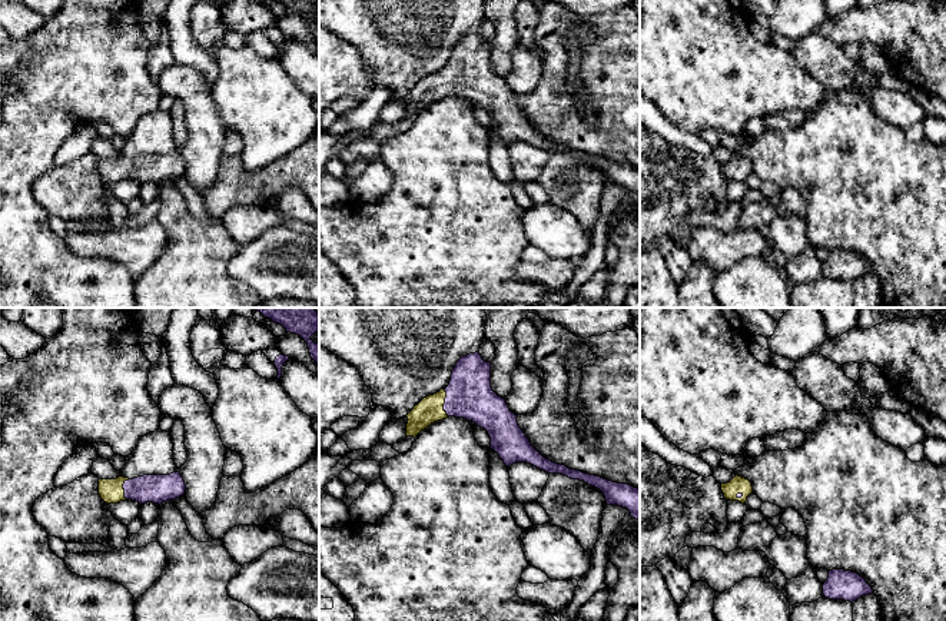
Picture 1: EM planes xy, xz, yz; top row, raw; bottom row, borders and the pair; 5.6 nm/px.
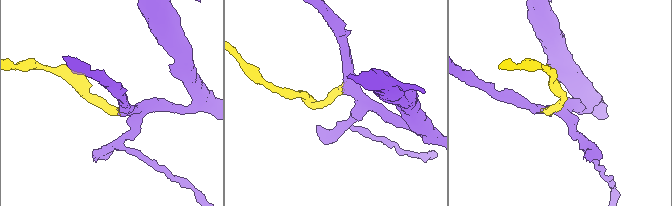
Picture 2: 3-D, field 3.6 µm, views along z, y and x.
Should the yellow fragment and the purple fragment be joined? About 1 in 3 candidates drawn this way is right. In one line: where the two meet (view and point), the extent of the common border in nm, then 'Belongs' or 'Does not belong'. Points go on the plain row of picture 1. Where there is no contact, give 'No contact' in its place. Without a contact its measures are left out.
Touches yellow at xz (444, 82). Shared border 160 nm. Belongs

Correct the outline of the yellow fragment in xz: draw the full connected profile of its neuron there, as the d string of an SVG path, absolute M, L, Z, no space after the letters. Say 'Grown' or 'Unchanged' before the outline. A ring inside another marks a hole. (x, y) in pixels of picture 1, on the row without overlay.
Grown. M479 31L462 36L452 49L449 64L424 77L406 94L406 116L414 116L434 102L449 96L464 97L484 107L494 129L505 146L515 142L531 143L548 153L561 153L580 159L600 169L607 185L627 187L633 197L640 199L640 169L628 163L618 163L601 156L570 149L544 137L525 116L504 77L491 67L491 41L485 41Z

